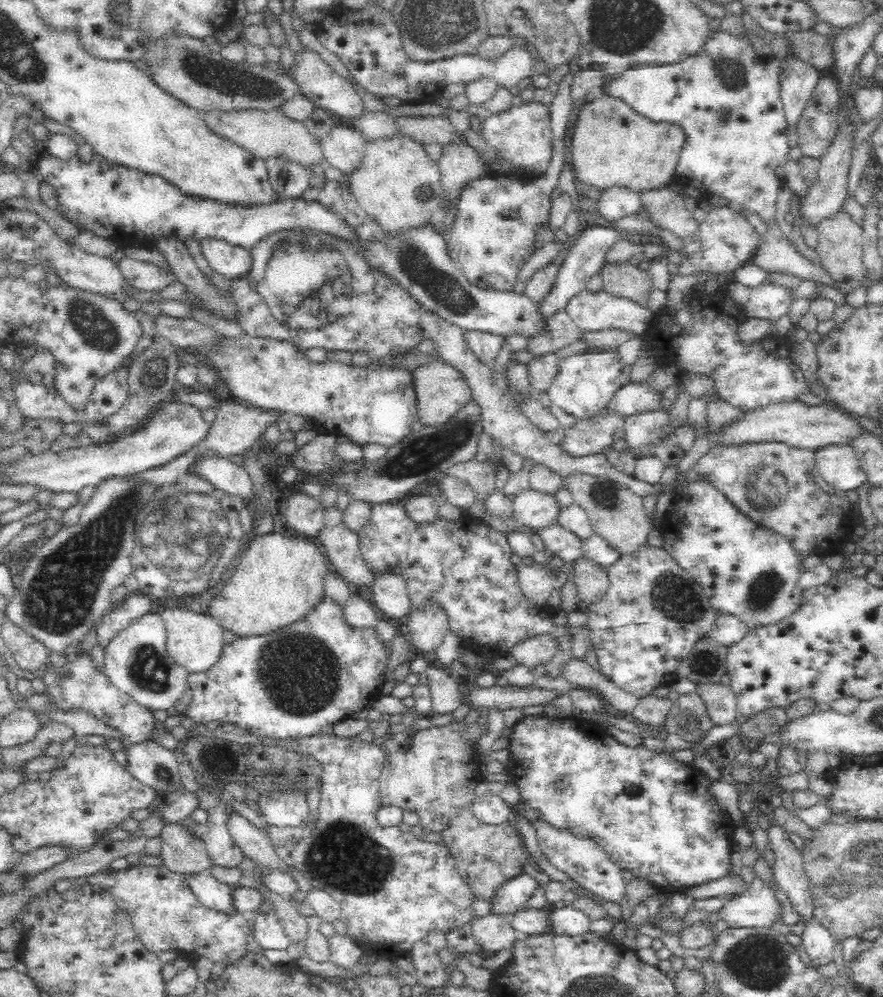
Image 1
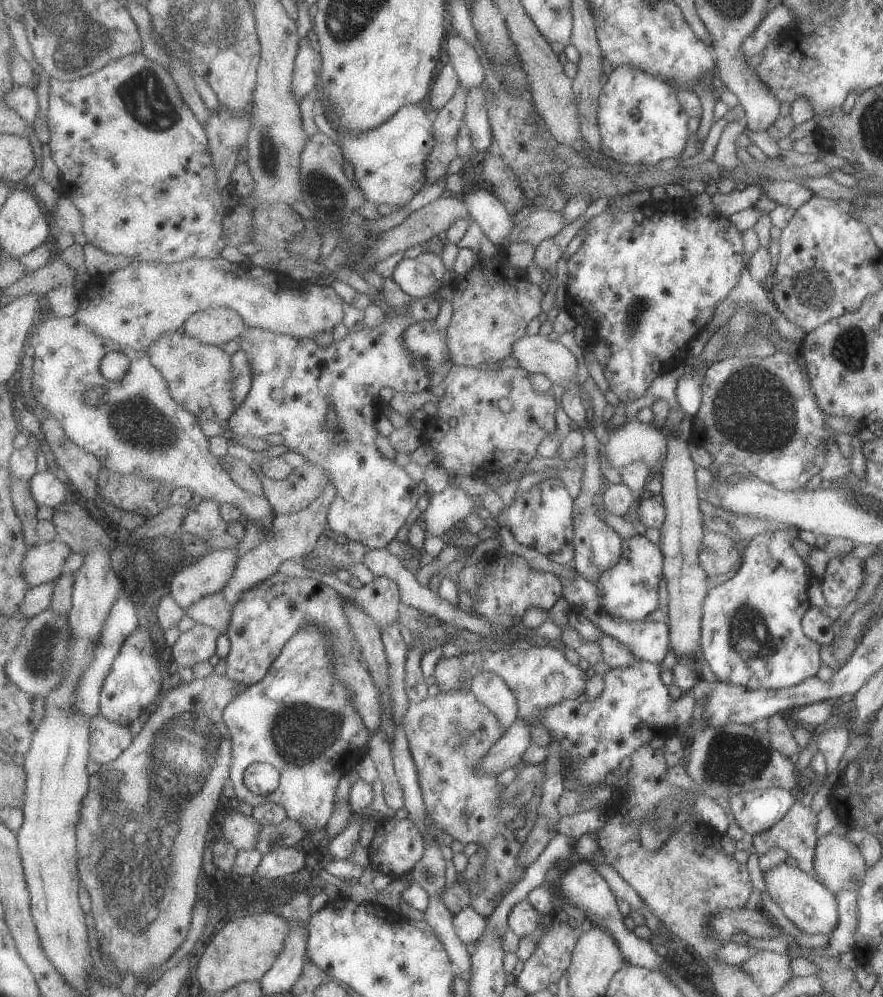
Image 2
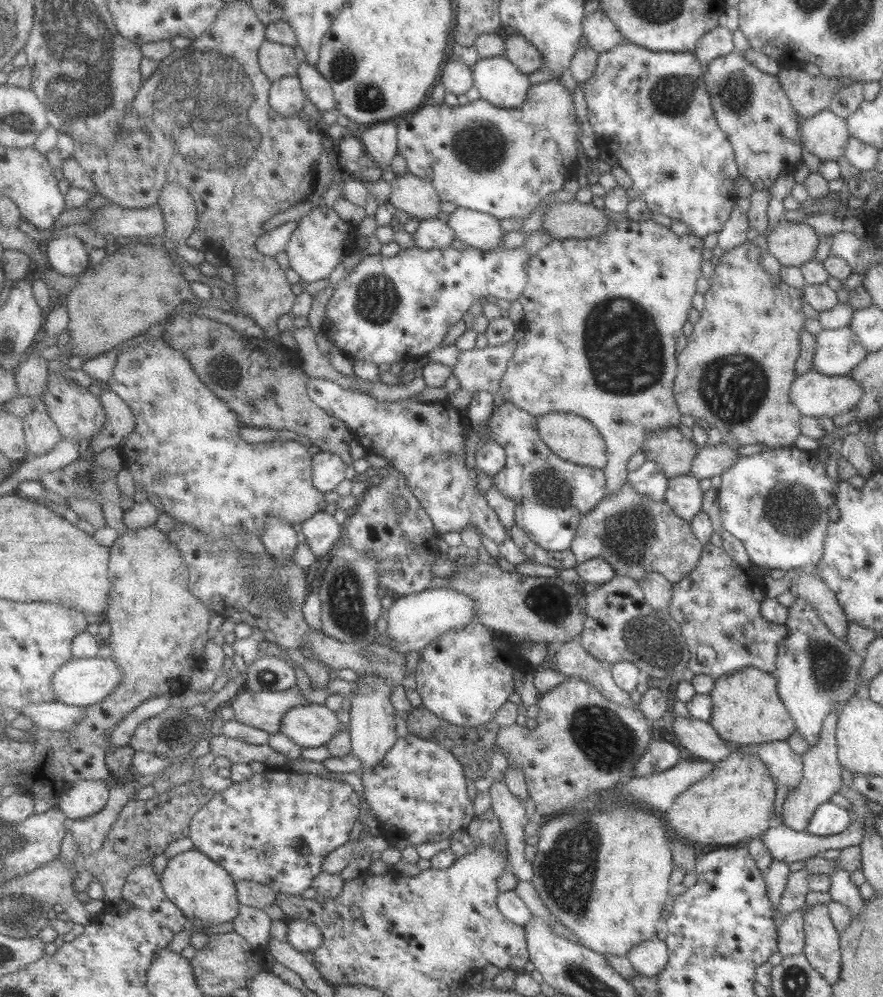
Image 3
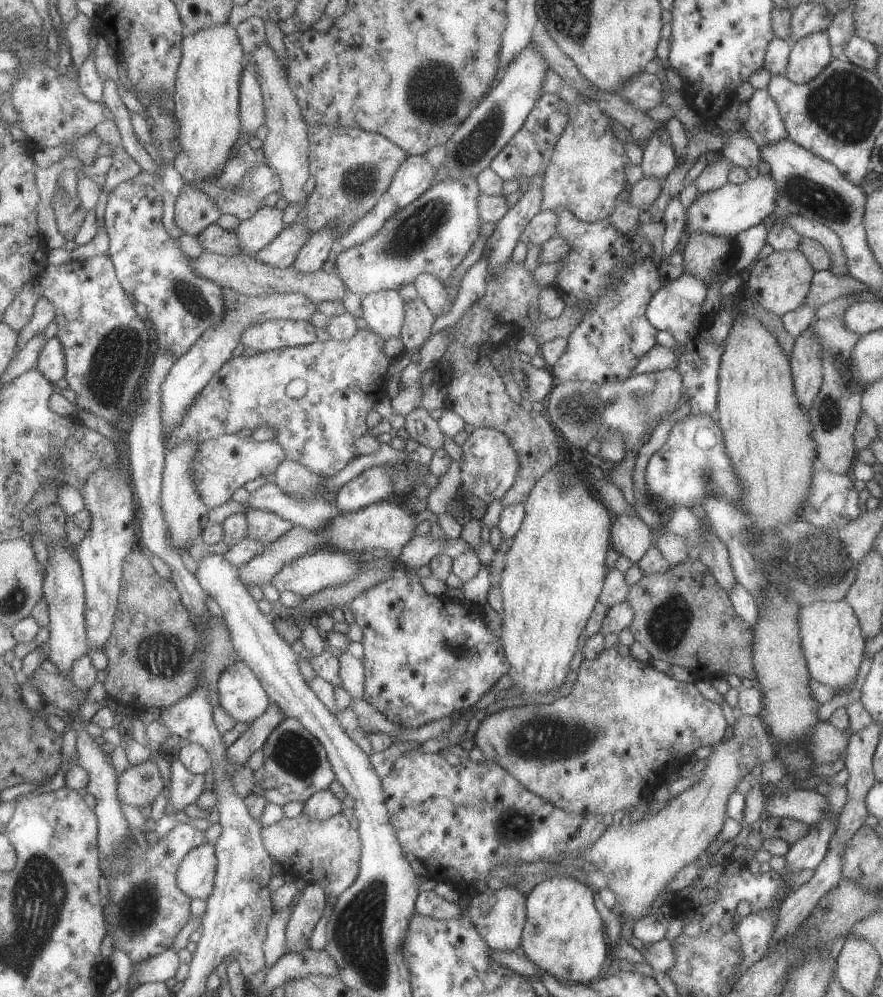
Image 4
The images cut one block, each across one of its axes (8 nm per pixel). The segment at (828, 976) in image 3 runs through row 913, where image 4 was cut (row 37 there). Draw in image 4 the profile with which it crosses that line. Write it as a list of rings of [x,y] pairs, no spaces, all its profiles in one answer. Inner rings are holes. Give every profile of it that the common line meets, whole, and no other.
[[[826,30],[807,34],[791,44],[784,77],[795,84],[815,78],[832,61]]]

